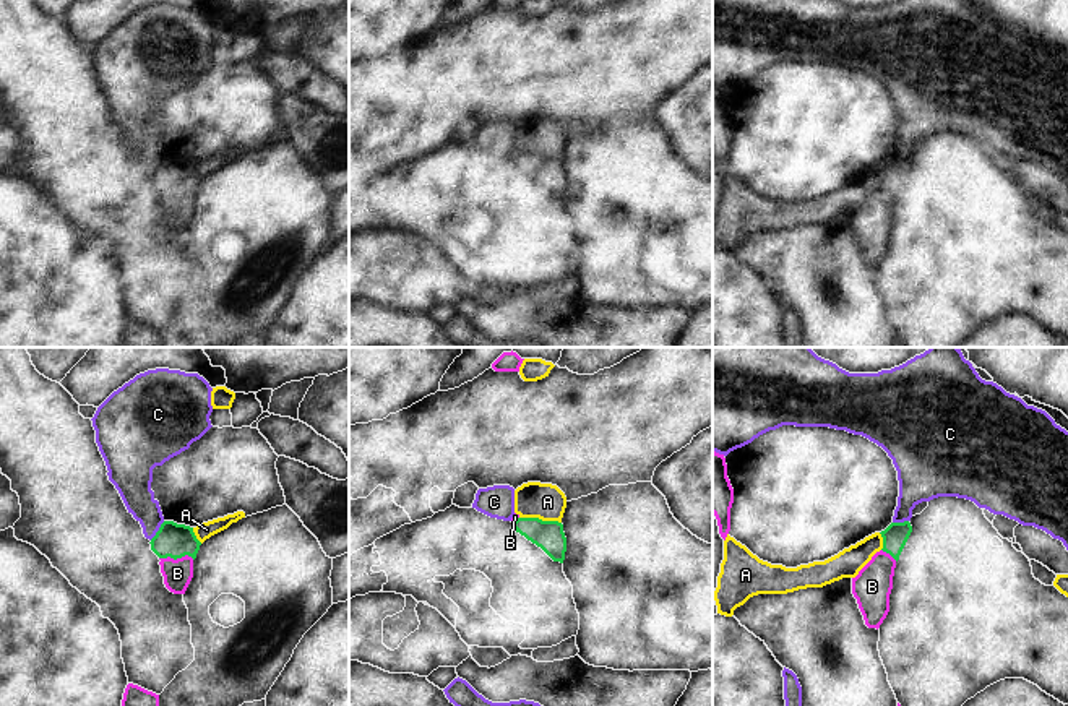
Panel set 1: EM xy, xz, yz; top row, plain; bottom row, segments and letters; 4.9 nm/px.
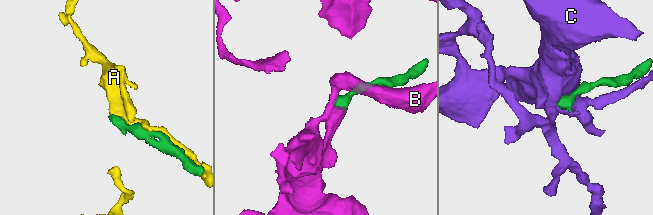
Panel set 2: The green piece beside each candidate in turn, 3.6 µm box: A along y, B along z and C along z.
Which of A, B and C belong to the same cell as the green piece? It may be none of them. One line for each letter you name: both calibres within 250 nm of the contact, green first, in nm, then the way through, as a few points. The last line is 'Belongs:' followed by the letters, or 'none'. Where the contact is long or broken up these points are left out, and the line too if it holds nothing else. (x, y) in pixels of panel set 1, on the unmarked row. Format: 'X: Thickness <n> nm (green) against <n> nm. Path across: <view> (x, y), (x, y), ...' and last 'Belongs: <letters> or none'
B: Thickness 170 nm (green) against 140 nm. Path across: xy (176, 177), (177, 193), (177, 210)
Belongs: B.

